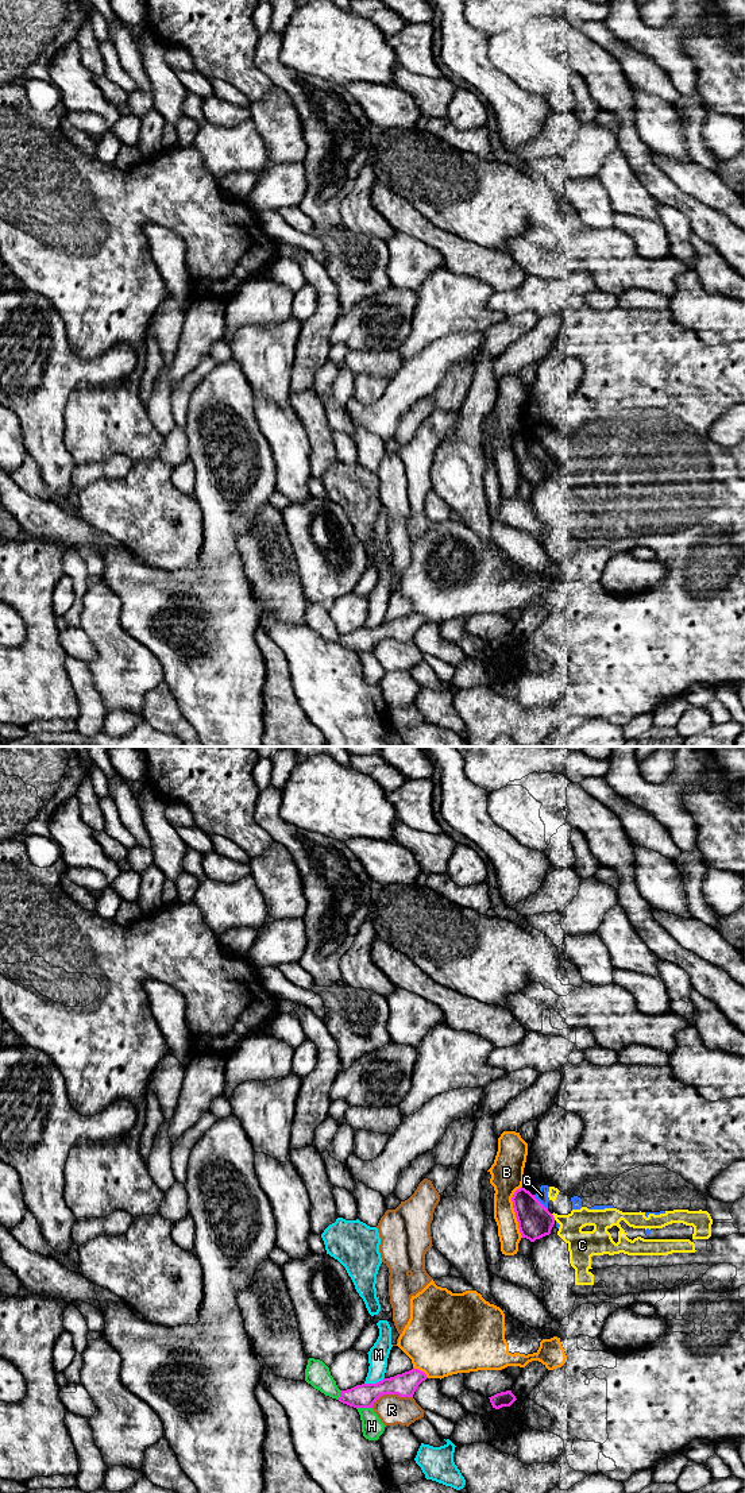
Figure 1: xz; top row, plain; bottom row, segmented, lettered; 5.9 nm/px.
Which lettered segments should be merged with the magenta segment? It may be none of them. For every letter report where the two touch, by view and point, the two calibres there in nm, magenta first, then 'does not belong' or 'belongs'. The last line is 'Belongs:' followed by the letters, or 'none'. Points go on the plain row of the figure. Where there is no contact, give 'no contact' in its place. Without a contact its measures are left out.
B: xz (514, 455) | 200/190 nm | does not belong
C: xz (552, 460) | 200/180 nm | does not belong
G: xz (539, 446) | 200/70 nm | does not belong
H: xz (365, 651) | 140/130 nm | does not belong
M: xz (374, 628) | 140/120 nm | does not belong
R: xz (390, 637) | 140/180 nm | does not belong
Belongs: none

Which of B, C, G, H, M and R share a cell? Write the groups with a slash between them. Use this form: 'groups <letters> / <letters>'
groups B / C G / H / M / R

